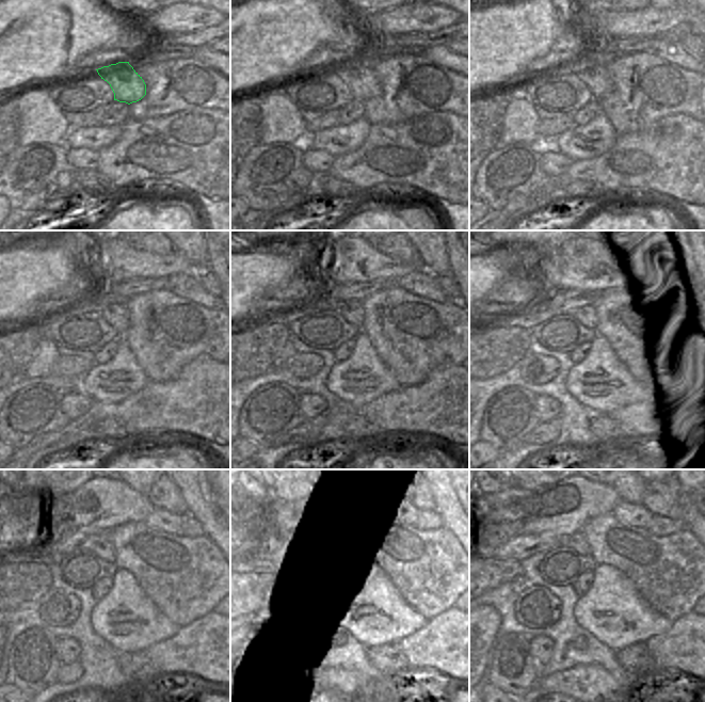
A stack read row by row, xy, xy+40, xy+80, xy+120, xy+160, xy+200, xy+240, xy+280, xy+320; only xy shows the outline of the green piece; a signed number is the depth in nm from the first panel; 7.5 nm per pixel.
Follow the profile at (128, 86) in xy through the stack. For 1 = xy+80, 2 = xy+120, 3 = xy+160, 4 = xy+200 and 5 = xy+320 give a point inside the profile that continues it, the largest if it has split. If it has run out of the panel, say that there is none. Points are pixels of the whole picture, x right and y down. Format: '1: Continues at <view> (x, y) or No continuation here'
1: Continues at xy+80 (596, 77)
2: Continues at xy+120 (116, 315)
3: Continues at xy+160 (352, 310)
4: Continues at xy+200 (587, 315)
5: Continues at xy+320 (578, 543)

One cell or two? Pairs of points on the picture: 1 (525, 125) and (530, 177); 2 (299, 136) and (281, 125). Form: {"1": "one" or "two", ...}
{"1": "two", "2": "one"}

